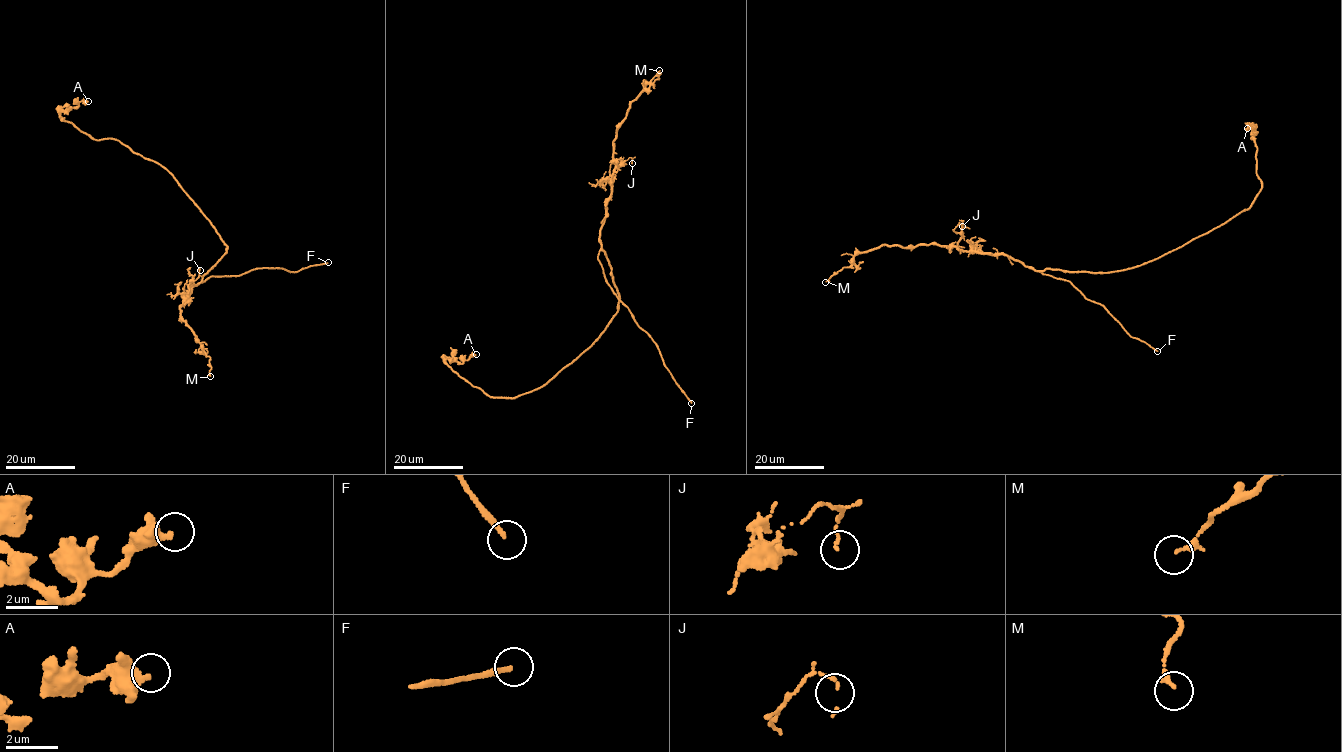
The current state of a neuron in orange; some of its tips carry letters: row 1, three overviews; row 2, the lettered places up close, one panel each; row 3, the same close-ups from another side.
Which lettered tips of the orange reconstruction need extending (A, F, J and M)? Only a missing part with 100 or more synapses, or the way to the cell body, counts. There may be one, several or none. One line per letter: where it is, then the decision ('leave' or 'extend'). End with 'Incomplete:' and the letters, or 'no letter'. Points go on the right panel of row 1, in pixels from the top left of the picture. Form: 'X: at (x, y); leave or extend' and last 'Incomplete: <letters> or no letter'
A: at (1247, 128); leave
F: at (1157, 351); extend
J: at (962, 226); leave
M: at (825, 282); leave
Incomplete: F

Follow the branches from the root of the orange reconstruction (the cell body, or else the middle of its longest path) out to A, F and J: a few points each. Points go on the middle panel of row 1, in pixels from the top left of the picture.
A: (617, 310), (580, 356), (544, 384), (514, 397), (488, 396), (459, 377), (444, 358), (461, 363), (476, 354)
F: (617, 310), (619, 292), (607, 255), (600, 250), (598, 259), (606, 282), (656, 345), (664, 365), (691, 403)
J: (617, 310), (619, 292), (609, 261), (601, 248), (600, 234), (613, 169), (629, 158), (632, 163)

